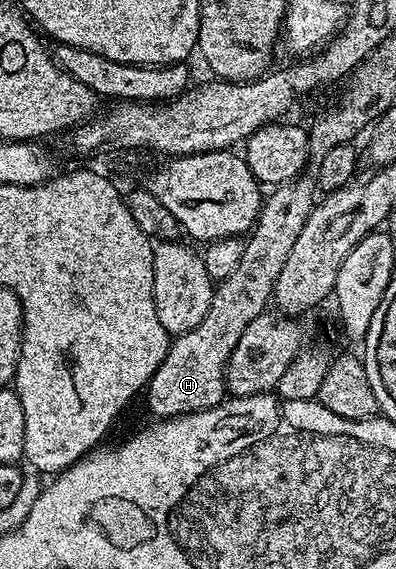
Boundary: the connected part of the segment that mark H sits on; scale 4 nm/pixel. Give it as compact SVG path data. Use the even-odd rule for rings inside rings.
M301 175L285 185L277 185L263 198L260 216L254 228L247 234L240 250L240 262L225 281L212 290L210 311L206 319L190 331L179 334L169 344L166 359L154 371L146 386L148 409L153 418L179 417L181 413L197 413L219 405L226 397L228 360L242 339L242 331L269 308L273 300L278 275L286 264L306 219L310 219L312 207L318 197L313 178Z

